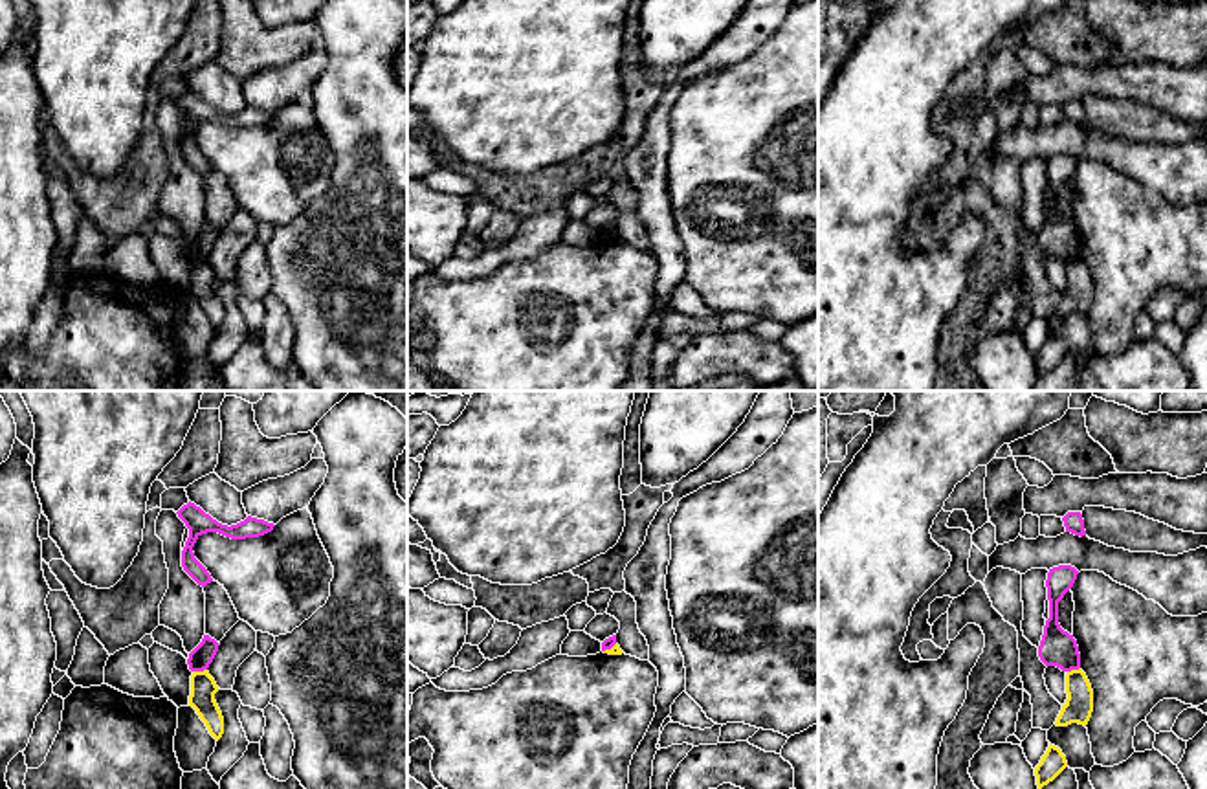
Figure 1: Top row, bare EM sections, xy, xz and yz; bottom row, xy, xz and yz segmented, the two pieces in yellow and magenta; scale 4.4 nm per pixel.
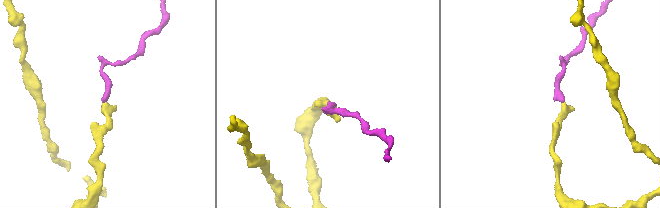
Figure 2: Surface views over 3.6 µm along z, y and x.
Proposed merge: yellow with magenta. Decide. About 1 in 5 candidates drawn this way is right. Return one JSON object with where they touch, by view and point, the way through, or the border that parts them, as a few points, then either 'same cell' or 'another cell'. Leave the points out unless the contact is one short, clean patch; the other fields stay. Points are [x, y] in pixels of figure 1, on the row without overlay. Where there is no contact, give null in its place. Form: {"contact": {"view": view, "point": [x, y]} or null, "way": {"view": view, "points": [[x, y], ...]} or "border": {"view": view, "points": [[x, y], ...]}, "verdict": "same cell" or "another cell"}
{"contact": {"view": "xy", "point": [199, 261]}, "border": {"view": "xy", "points": [[206, 257], [193, 261]]}, "verdict": "another cell"}

